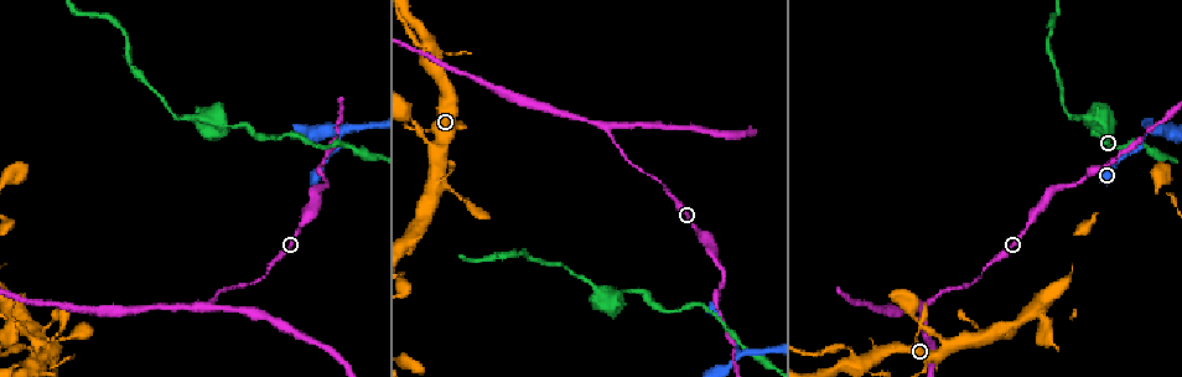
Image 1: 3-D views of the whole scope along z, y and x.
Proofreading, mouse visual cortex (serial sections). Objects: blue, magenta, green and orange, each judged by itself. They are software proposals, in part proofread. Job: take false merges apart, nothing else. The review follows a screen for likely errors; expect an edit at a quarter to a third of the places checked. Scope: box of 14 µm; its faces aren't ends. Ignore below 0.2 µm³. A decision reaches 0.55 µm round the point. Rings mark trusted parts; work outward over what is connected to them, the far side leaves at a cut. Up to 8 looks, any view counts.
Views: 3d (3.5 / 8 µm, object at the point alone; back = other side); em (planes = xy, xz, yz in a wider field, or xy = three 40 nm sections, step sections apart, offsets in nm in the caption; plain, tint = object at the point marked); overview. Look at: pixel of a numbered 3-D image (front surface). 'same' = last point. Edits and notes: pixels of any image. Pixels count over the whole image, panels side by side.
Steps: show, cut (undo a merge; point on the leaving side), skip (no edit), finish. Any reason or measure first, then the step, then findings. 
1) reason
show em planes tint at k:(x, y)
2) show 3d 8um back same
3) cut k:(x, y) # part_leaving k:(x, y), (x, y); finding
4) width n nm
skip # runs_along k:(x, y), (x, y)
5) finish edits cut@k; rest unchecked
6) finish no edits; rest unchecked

arms part here
show 3d 3.5um back at 1:(207, 308)

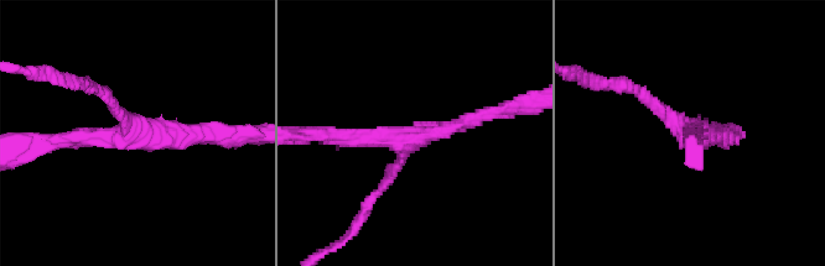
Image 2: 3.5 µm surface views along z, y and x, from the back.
arms 3; arm_widths 150, 200, 250 nm; need the tissue
show em xy step 2 tint at 2:(404, 144)

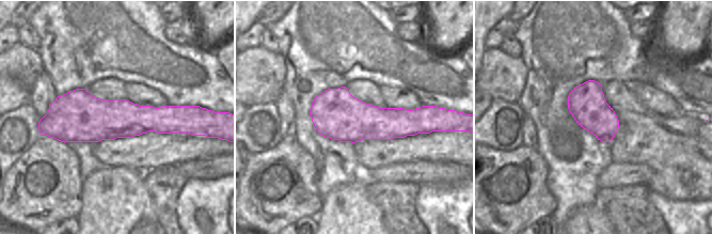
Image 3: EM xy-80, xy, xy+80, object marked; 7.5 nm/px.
skip # all the same cell

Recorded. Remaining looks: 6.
abrupt turn
show 3d 3.5um at 1:(426, 62)

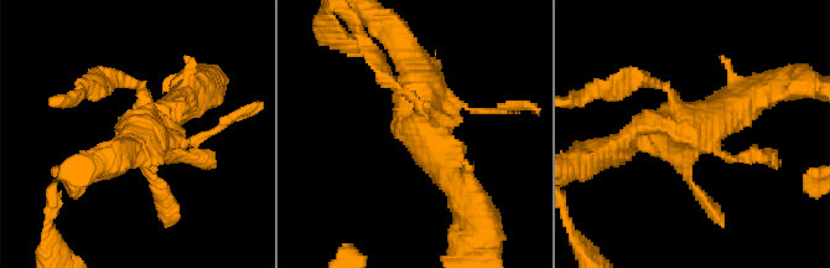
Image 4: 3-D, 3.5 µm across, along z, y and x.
show em xy step 5 tint at 4:(422, 123)

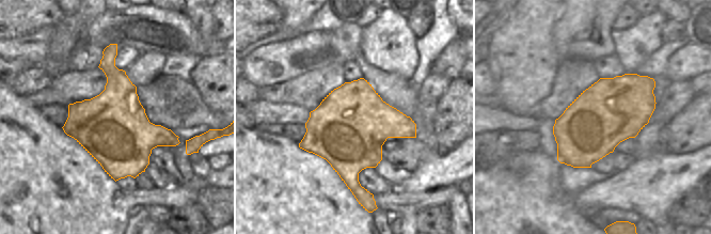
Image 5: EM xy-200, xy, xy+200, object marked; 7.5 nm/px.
cut 4:(637, 82) # part_leaving 4:(665, 87), (633, 80), (586, 96); two cells meet here

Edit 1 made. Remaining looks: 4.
see it whole again
show overview

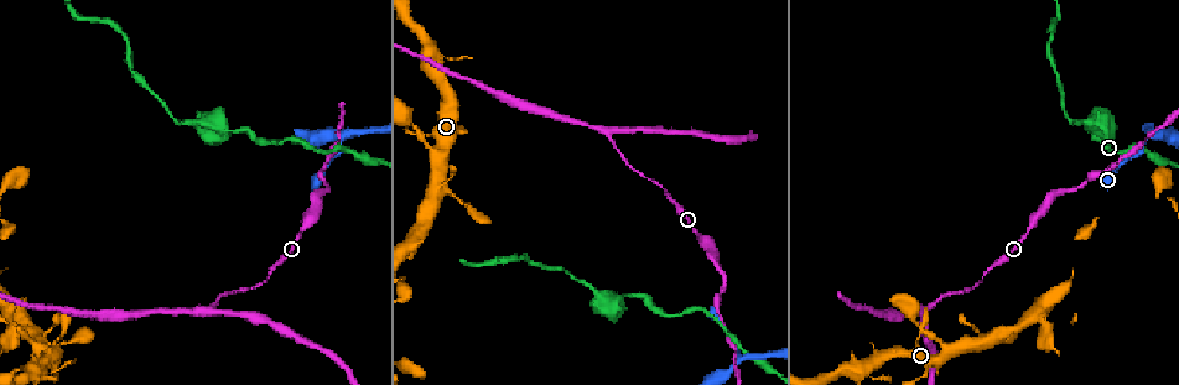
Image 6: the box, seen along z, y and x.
abrupt turn
show 3d 3.5um at 6:(1093, 125)

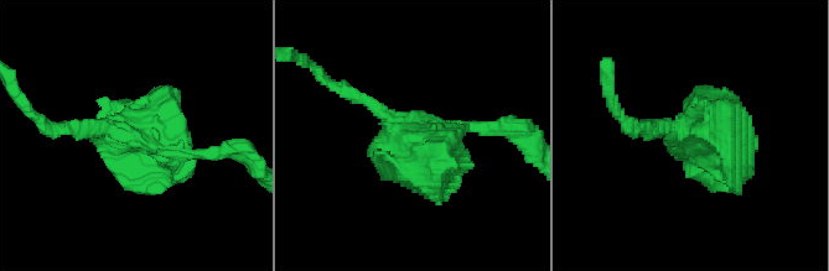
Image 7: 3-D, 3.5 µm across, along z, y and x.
skip # runs_along 7:(502, 128), (464, 128), (423, 150), (362, 99); one cell here

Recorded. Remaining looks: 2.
finish edits cut@4; rest unchecked

